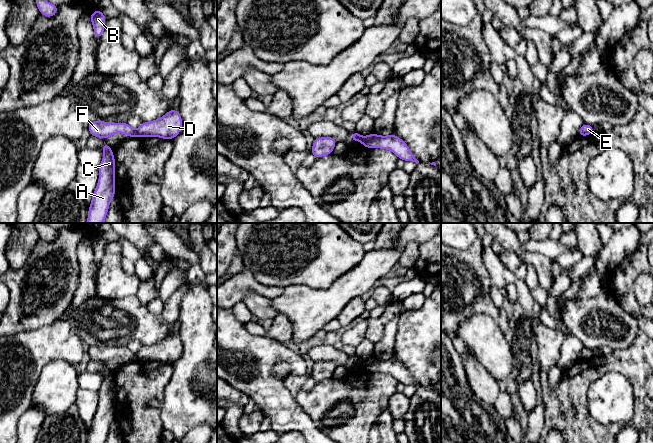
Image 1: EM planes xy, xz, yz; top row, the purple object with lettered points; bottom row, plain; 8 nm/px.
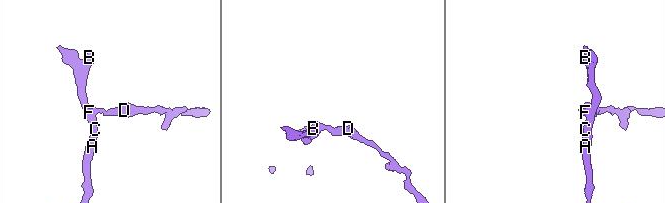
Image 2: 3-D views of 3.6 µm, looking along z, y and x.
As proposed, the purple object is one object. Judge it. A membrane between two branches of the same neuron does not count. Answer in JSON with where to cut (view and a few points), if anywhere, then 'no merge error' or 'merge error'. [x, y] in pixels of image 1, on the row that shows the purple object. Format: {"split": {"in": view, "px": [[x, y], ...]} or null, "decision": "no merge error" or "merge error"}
{"split": {"in": "xy", "px": [[135, 130], [138, 135]]}, "decision": "merge error"}

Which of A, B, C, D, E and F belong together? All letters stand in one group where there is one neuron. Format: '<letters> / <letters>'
A B C F / D E

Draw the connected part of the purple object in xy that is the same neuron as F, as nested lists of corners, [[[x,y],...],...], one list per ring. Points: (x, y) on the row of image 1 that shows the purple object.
[[[93,121],[87,124],[90,135],[99,138],[107,139],[115,133],[123,133],[126,136],[132,138],[137,137],[137,131],[134,130],[127,122],[114,123],[114,122],[103,122]]]

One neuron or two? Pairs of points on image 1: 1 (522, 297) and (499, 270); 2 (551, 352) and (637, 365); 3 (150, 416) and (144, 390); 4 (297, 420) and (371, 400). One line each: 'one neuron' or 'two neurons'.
1: one neuron
2: two neurons
3: one neuron
4: two neurons

